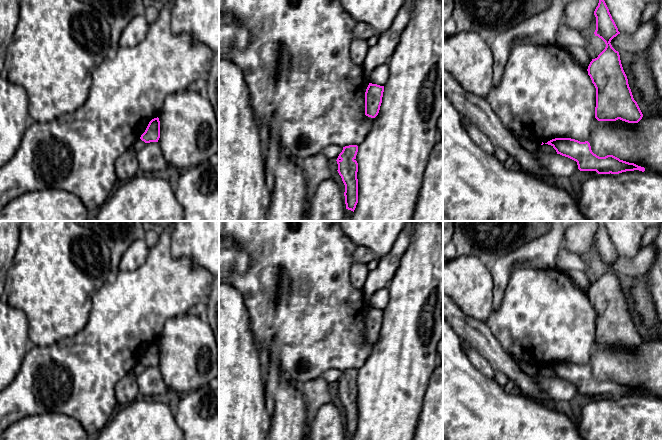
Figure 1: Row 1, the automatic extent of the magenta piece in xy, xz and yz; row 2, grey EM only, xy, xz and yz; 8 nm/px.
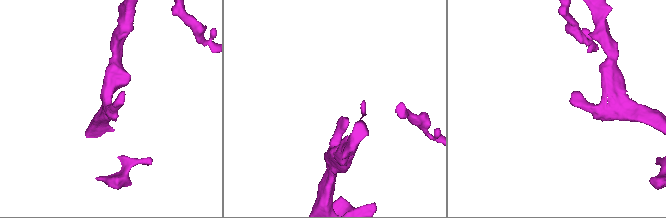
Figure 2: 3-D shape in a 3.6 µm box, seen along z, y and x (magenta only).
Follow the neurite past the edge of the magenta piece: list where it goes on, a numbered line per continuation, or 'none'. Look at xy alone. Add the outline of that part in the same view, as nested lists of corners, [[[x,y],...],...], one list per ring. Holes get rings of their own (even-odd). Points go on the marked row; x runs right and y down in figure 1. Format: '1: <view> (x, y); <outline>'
none

